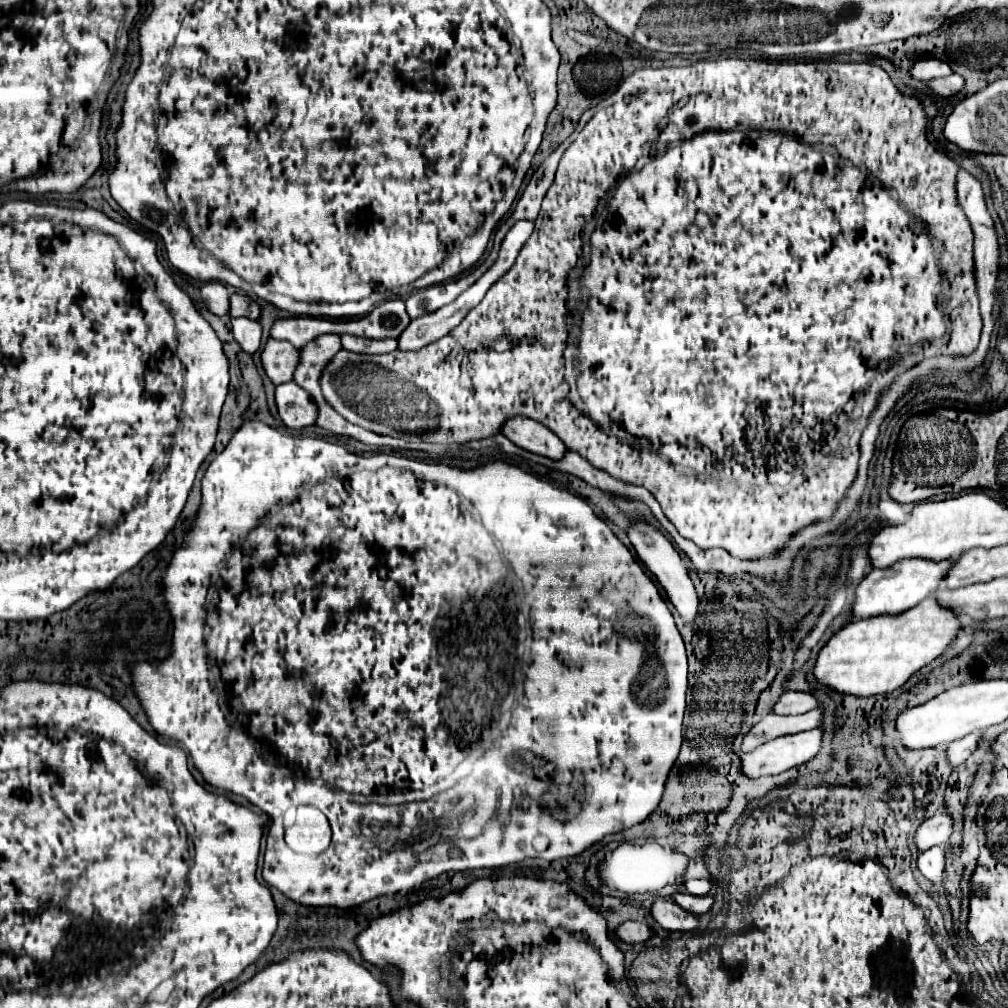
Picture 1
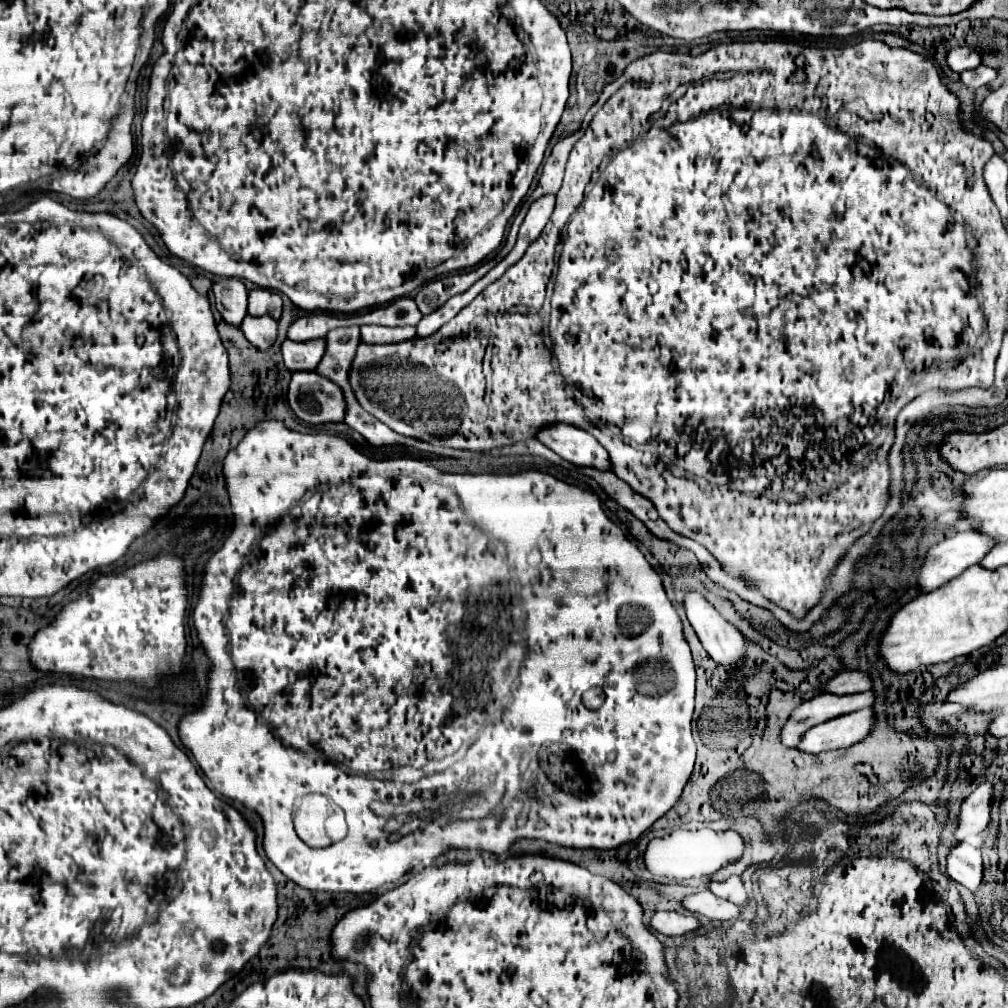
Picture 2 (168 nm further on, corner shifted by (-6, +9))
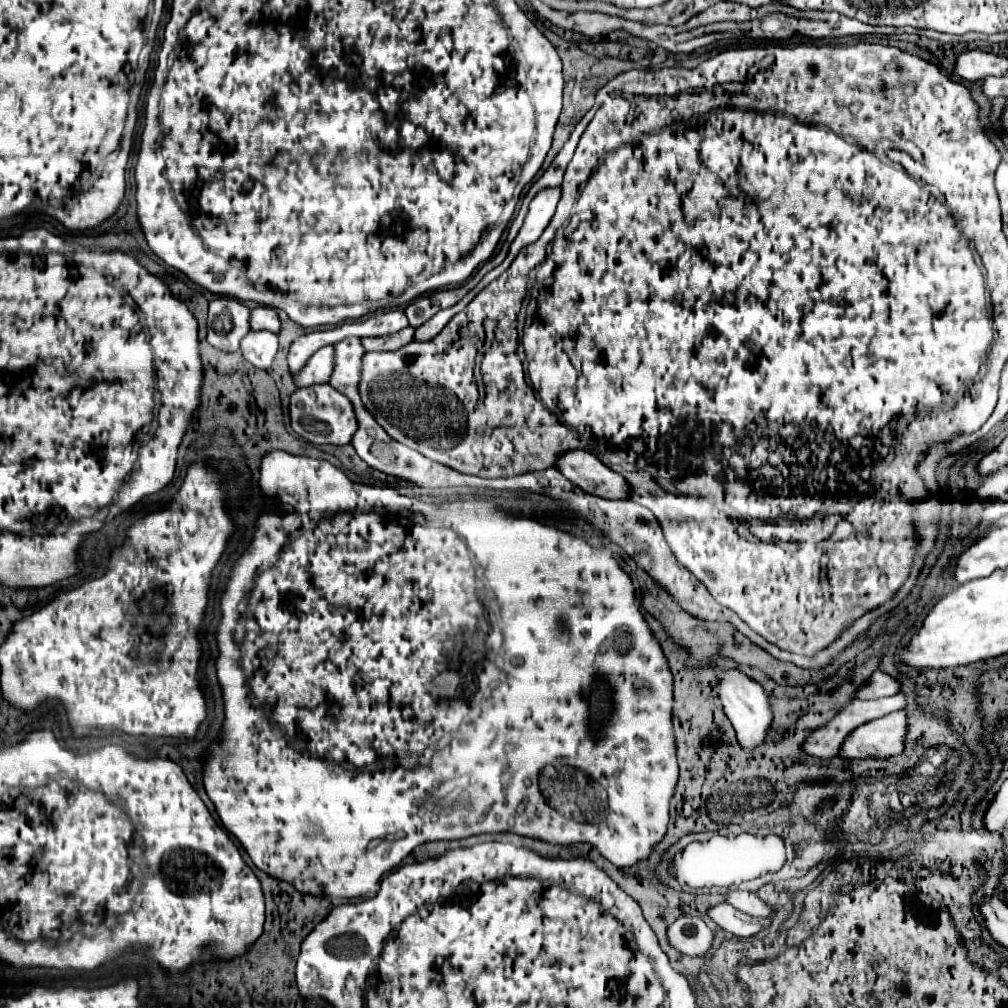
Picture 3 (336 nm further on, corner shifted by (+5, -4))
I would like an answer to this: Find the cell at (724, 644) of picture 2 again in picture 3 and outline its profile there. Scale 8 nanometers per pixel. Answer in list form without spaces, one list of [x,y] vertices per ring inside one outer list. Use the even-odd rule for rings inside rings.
[[[718,670],[718,676],[720,676],[720,690],[718,690],[720,700],[722,700],[726,716],[730,718],[730,722],[736,730],[738,744],[748,752],[760,748],[764,744],[764,738],[772,730],[772,722],[774,722],[768,694],[764,692],[764,688],[760,684],[756,684],[754,680],[750,680],[748,676],[744,676],[738,670]]]

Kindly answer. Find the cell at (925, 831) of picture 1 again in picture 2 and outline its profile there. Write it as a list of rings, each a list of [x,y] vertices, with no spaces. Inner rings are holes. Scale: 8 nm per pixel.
[[[989,783],[979,785],[969,797],[963,799],[957,815],[955,839],[965,841],[980,849],[983,844],[981,831],[985,831],[989,821],[989,803],[993,797],[993,789]]]

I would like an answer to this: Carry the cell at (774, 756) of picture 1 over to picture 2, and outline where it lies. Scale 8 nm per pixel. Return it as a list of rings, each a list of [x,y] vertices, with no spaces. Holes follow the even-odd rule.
[[[865,707],[861,711],[853,711],[847,715],[839,715],[831,721],[819,723],[803,733],[799,745],[795,747],[801,753],[817,755],[821,751],[851,747],[863,741],[873,725],[873,711]]]

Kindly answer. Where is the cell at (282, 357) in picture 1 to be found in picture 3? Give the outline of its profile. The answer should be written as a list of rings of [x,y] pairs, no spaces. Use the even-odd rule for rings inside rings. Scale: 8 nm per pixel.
[[[324,346],[318,350],[308,364],[300,370],[300,374],[294,374],[294,380],[298,386],[312,386],[312,384],[326,384],[334,370],[334,346]]]

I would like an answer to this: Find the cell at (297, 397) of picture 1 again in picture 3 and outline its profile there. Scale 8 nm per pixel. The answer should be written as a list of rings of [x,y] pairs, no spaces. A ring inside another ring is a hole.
[[[316,384],[308,388],[298,388],[290,398],[290,418],[292,428],[296,434],[300,434],[304,440],[312,444],[334,444],[344,446],[352,442],[352,434],[356,434],[356,414],[352,402],[340,394],[330,384]]]

